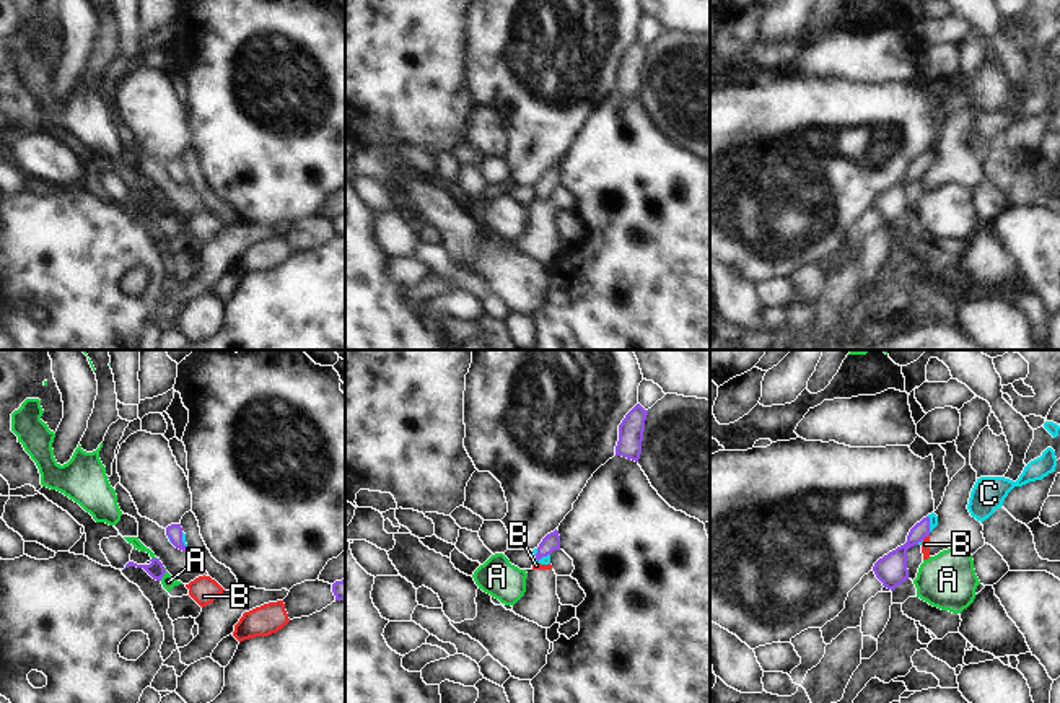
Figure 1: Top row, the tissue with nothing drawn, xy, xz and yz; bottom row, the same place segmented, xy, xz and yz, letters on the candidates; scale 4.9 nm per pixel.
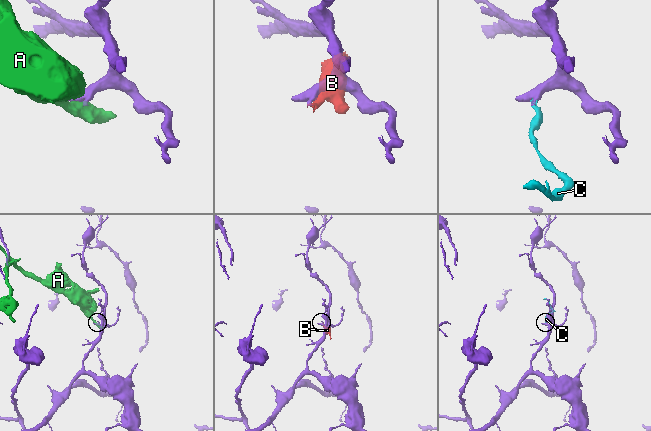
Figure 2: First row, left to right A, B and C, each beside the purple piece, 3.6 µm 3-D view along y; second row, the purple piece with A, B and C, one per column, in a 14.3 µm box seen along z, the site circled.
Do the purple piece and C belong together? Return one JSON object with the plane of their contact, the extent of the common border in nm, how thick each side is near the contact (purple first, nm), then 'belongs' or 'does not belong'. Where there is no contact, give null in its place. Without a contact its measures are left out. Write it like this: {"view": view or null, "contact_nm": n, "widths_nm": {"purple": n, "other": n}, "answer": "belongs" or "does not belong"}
{"view": "xy", "contact_nm": 90, "widths_nm": {"purple": 80, "other": 20}, "answer": "belongs"}

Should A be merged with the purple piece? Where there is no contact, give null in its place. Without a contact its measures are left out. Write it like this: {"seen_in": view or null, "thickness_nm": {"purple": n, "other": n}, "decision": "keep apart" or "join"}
{"seen_in": "xy", "thickness_nm": {"purple": 80, "other": 70}, "decision": "keep apart"}

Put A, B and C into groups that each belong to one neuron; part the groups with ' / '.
A / B / C

